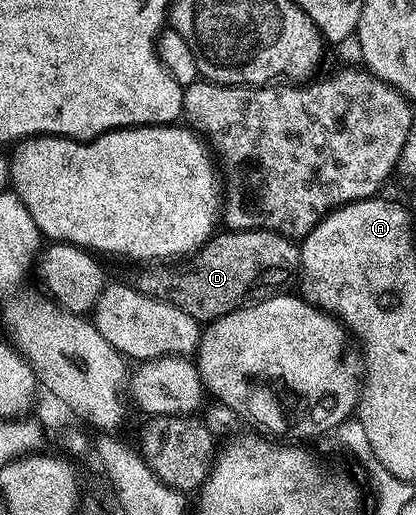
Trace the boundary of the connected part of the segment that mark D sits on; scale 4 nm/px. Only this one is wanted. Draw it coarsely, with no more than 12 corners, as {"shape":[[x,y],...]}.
{"shape":[[274,231],[214,234],[135,286],[202,325],[282,290],[301,248]]}

